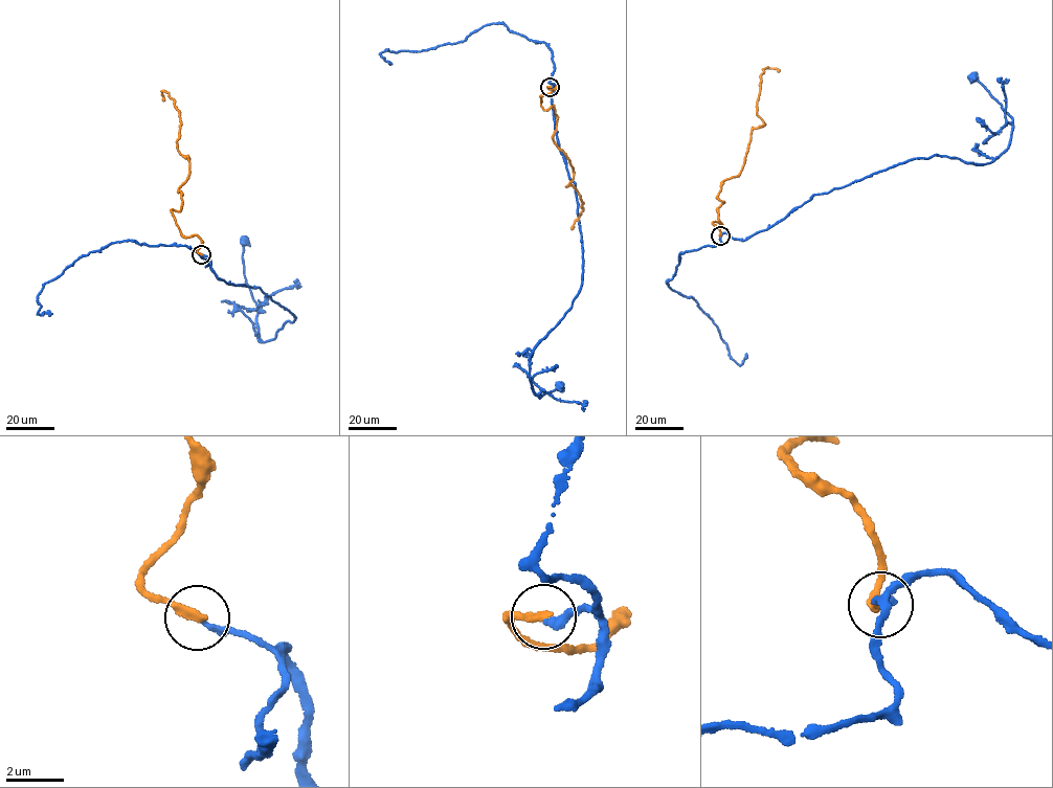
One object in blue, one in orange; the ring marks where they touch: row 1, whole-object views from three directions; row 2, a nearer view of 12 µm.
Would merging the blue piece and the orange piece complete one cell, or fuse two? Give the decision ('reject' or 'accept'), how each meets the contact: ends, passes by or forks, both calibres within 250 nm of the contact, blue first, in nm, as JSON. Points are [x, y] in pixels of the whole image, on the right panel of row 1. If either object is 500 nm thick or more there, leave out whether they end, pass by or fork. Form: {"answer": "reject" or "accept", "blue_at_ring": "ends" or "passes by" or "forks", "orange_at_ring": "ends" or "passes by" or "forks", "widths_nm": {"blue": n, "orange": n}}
{"answer": "reject", "blue_at_ring": "ends", "orange_at_ring": "ends", "widths_nm": {"blue": 180, "orange": 300}}

